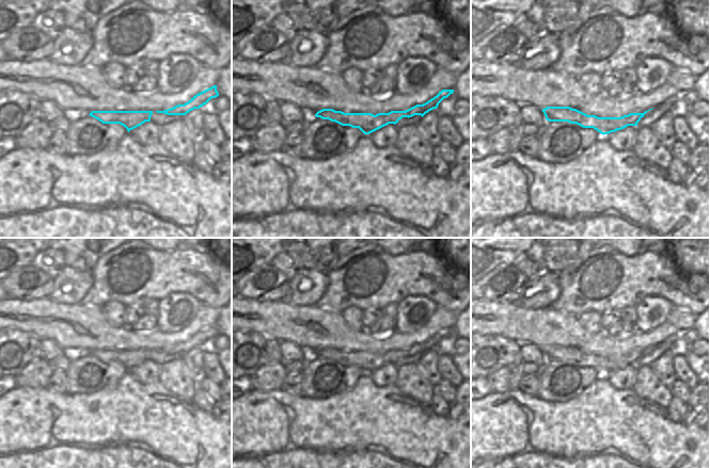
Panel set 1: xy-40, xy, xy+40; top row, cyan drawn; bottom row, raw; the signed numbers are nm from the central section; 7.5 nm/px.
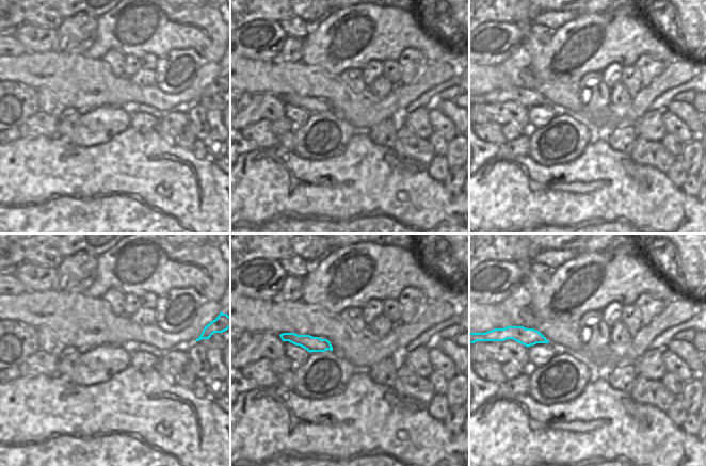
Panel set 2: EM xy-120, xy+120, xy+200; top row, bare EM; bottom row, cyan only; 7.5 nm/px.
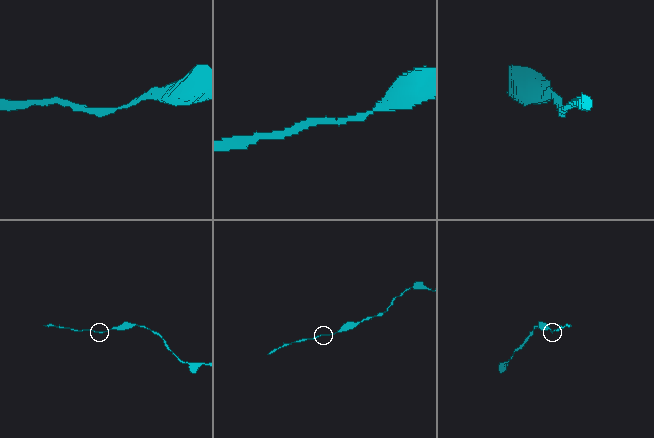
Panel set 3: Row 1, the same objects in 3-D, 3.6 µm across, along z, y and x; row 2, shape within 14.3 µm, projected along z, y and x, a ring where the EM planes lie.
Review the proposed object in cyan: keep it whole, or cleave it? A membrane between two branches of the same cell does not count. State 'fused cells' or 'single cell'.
single cell

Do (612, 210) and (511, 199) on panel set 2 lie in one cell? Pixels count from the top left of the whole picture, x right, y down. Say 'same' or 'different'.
same

